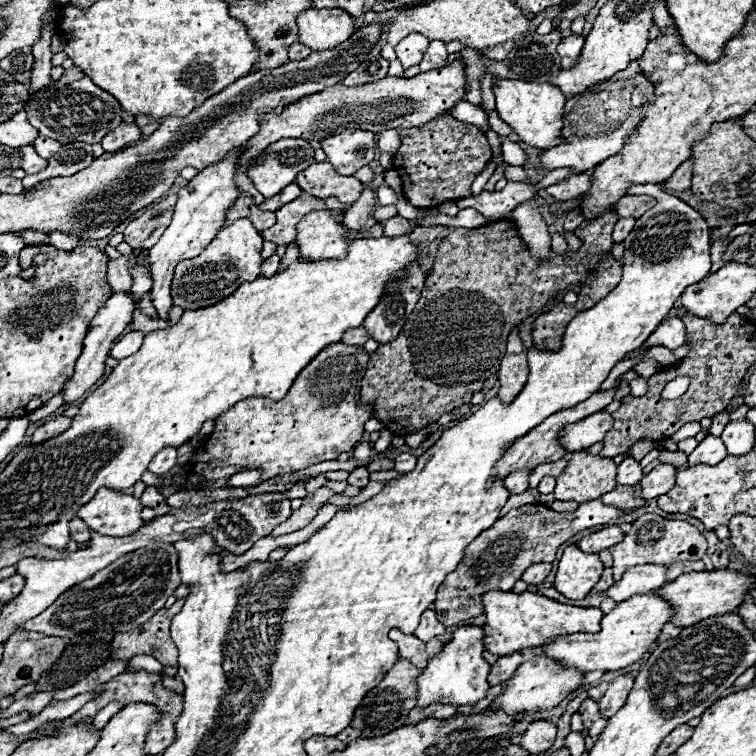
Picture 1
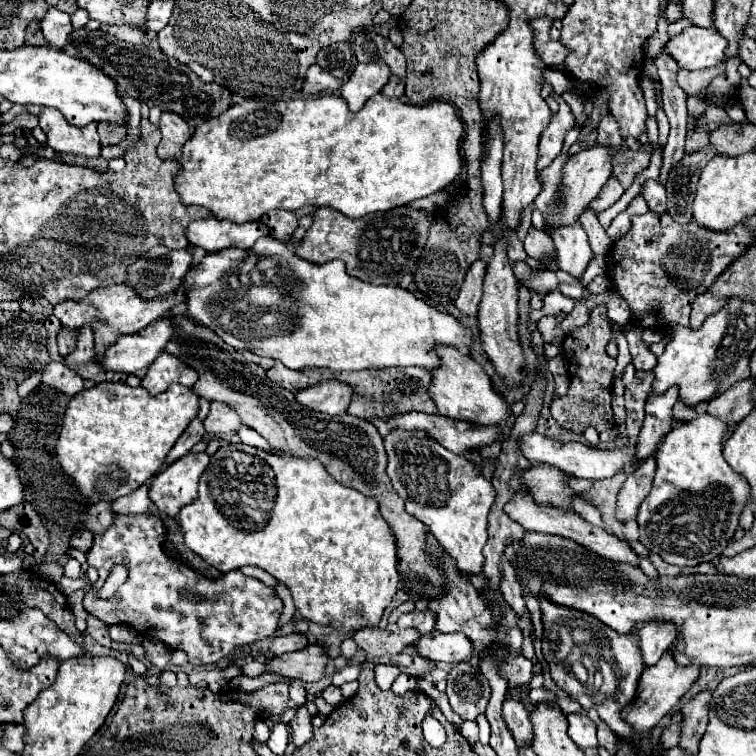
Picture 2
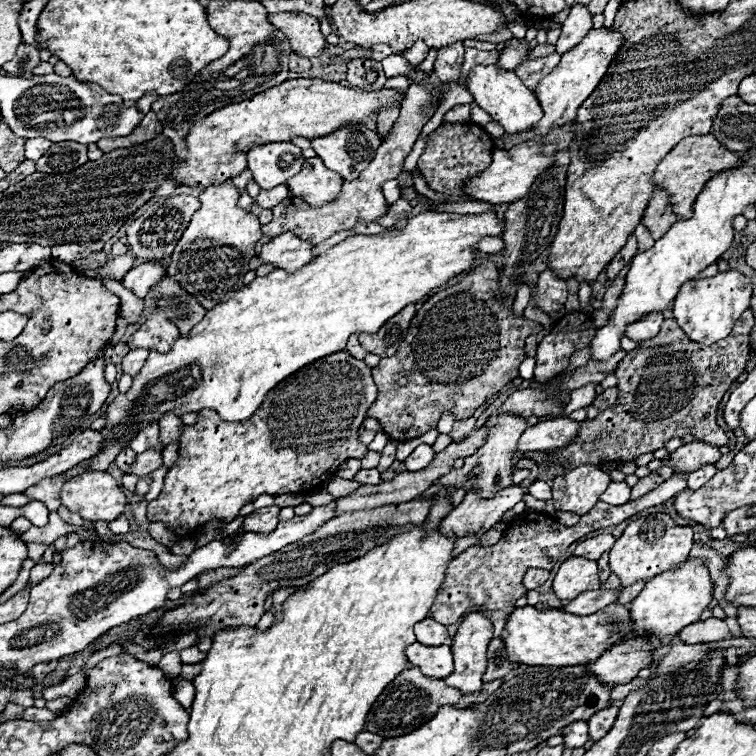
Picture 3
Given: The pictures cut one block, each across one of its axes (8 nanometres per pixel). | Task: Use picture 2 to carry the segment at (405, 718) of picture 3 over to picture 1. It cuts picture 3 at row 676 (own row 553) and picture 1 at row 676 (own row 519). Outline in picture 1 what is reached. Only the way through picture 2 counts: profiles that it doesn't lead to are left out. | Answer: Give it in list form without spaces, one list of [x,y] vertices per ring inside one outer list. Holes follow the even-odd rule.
[[[398,658],[396,664],[386,672],[384,680],[374,686],[360,702],[360,706],[356,708],[354,712],[354,718],[352,718],[352,728],[360,730],[364,738],[374,738],[374,736],[382,736],[382,734],[388,734],[396,728],[402,728],[406,724],[406,718],[408,718],[408,712],[416,706],[416,676],[420,674],[420,670],[416,666],[412,666],[408,660],[404,658]]]

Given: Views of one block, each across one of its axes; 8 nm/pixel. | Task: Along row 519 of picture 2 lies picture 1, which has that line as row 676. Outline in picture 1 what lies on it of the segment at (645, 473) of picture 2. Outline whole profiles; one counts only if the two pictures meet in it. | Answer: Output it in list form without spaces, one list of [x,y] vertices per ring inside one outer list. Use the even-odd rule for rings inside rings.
[[[620,674],[618,678],[614,678],[610,682],[608,692],[598,700],[600,710],[606,718],[612,718],[612,714],[616,714],[616,710],[620,710],[620,706],[624,706],[632,686],[634,686],[634,678],[630,674]]]

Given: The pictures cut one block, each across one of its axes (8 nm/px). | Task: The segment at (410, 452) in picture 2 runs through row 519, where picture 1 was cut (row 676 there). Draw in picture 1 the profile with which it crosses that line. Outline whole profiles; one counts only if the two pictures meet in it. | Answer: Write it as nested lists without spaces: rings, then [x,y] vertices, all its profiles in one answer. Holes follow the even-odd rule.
[[[462,626],[454,632],[452,640],[444,644],[440,656],[432,656],[428,660],[428,666],[416,678],[416,688],[418,688],[416,708],[430,706],[432,702],[454,704],[454,706],[474,706],[476,702],[486,698],[486,692],[490,688],[490,684],[486,682],[486,676],[492,666],[482,656],[484,652],[482,638],[484,638],[484,630],[478,626]]]

